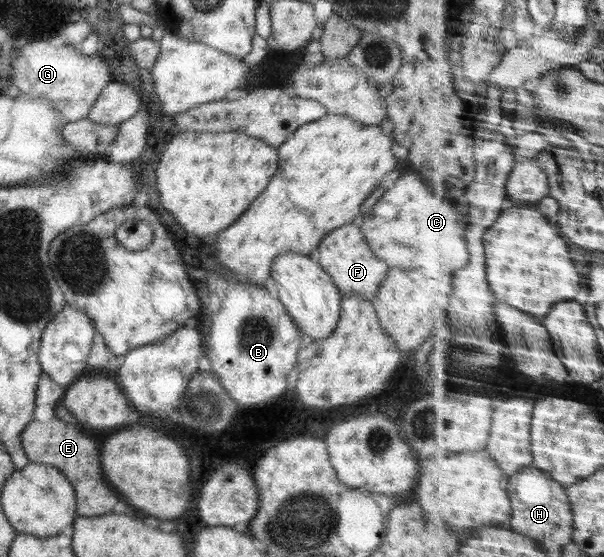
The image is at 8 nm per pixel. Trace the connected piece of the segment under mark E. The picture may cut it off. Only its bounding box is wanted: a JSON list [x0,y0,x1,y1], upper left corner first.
[21,416,120,516]

